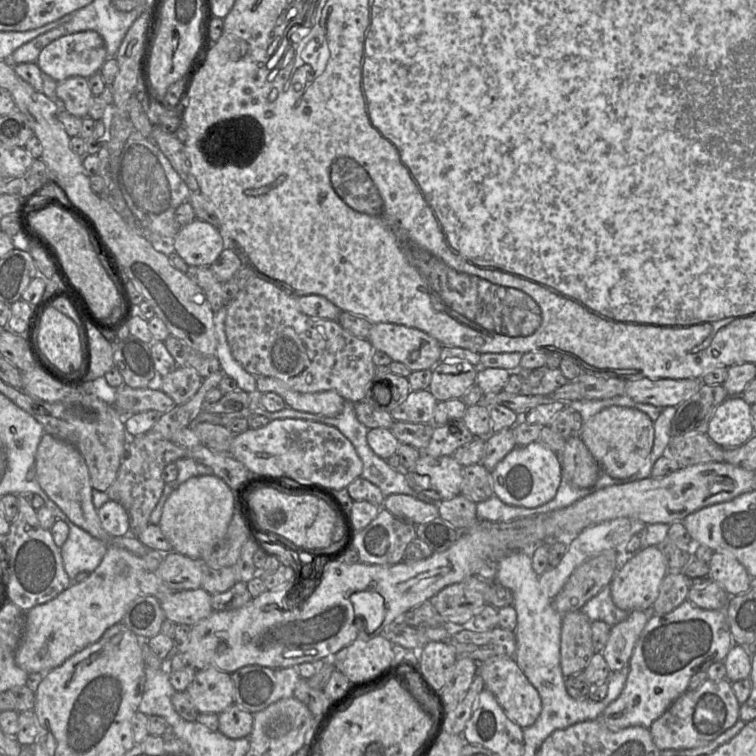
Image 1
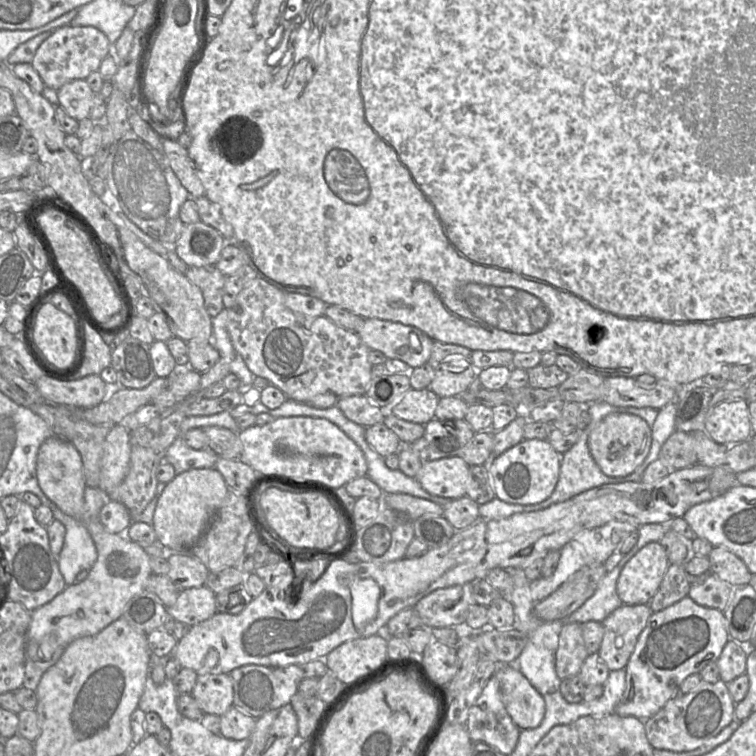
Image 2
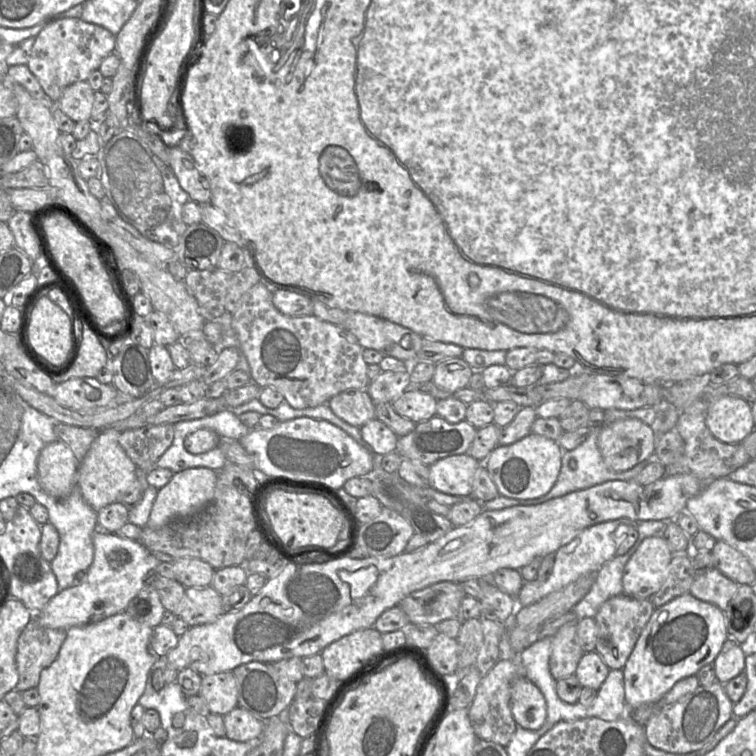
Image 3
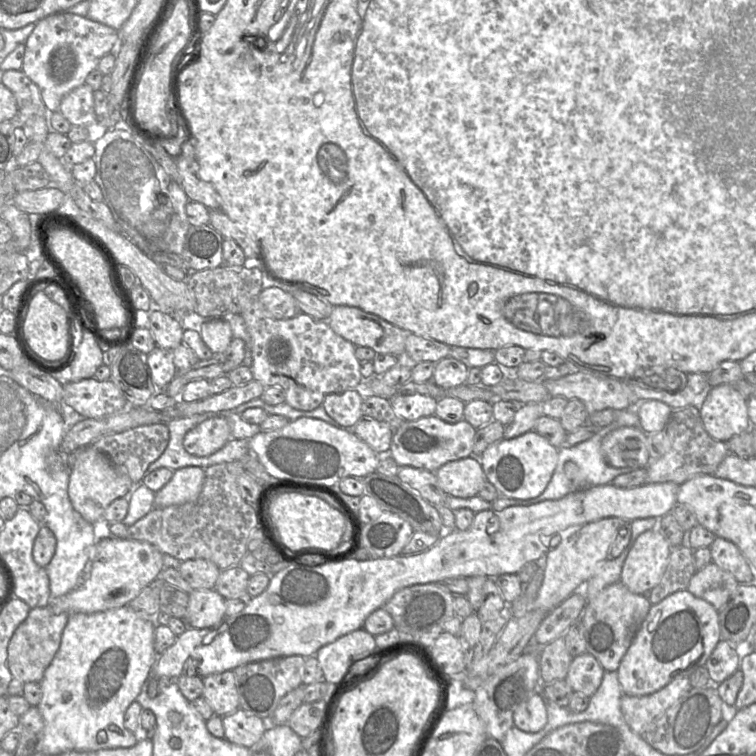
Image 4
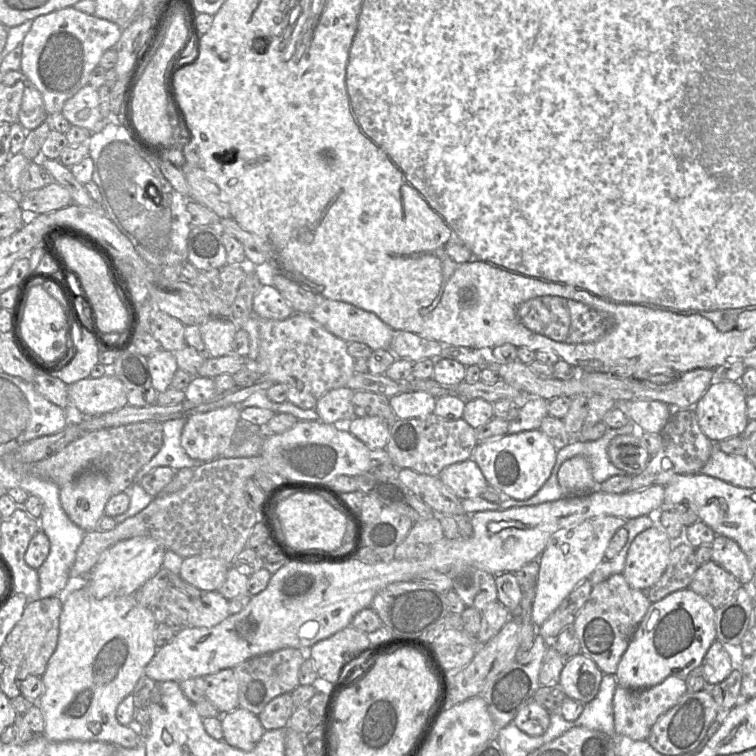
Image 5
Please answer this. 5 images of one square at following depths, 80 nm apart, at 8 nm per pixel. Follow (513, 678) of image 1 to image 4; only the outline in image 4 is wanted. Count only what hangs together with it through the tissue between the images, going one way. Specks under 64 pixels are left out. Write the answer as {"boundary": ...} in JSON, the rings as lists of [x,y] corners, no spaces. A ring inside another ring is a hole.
{"boundary":[[[540,690],[521,702],[514,712],[514,726],[528,733],[542,730],[548,721],[546,700]]]}

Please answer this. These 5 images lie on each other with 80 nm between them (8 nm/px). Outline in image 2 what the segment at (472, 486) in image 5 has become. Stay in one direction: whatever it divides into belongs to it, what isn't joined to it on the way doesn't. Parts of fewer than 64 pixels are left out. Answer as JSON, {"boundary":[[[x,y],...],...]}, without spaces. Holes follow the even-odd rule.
{"boundary":[[[459,456],[423,462],[414,478],[428,493],[455,500],[466,496],[470,466]]]}

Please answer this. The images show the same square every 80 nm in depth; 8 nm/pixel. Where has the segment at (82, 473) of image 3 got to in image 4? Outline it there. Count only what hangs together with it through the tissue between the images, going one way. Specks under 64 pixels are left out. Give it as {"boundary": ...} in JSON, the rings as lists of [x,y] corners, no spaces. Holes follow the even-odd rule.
{"boundary":[[[94,446],[83,447],[68,455],[68,496],[73,508],[91,524],[103,519],[104,511],[116,499],[129,496],[136,484],[110,458]]]}

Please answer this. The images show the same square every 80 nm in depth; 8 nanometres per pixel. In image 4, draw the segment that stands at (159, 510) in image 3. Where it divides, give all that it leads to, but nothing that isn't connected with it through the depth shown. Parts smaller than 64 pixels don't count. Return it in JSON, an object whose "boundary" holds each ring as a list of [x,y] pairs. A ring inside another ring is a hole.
{"boundary":[[[187,466],[175,470],[170,481],[155,493],[154,508],[195,501],[204,481],[205,470],[201,467]]]}

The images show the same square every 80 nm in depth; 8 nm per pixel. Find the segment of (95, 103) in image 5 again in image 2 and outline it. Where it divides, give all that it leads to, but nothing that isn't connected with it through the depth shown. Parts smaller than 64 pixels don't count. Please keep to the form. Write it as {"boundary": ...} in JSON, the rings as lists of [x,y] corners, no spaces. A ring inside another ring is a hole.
{"boundary":[[[73,80],[57,90],[57,98],[65,112],[77,121],[89,118],[93,92],[86,80]]]}

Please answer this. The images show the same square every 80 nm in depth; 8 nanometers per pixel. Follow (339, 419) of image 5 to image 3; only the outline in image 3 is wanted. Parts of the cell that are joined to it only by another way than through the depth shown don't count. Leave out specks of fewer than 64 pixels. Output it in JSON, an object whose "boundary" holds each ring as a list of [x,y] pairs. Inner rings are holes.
{"boundary":[[[366,389],[346,390],[332,397],[327,405],[337,417],[359,428],[376,418],[376,404]]]}

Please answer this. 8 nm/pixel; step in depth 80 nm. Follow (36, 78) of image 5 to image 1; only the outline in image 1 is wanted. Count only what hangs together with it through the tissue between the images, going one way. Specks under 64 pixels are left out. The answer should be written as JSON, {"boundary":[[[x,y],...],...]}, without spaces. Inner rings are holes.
{"boundary":[[[92,30],[64,35],[48,44],[39,54],[36,64],[41,72],[61,82],[67,78],[81,76],[89,78],[98,73],[108,59],[103,38]]]}

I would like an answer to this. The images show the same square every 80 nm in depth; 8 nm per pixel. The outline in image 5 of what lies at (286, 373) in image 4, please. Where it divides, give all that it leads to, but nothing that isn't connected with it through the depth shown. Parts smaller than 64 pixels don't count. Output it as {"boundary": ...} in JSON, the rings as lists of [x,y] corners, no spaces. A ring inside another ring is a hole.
{"boundary":[[[294,313],[284,320],[257,317],[260,346],[254,368],[260,376],[287,387],[287,401],[302,409],[313,409],[327,392],[346,387],[355,373],[347,342],[326,330],[309,314]]]}

